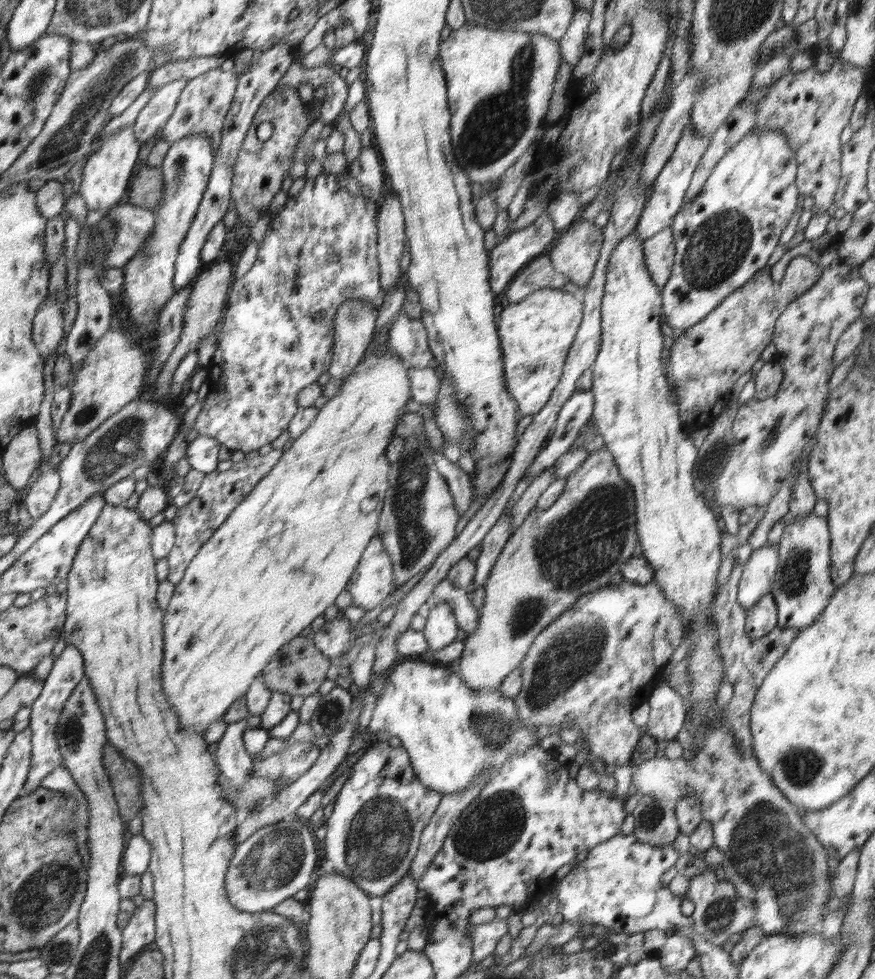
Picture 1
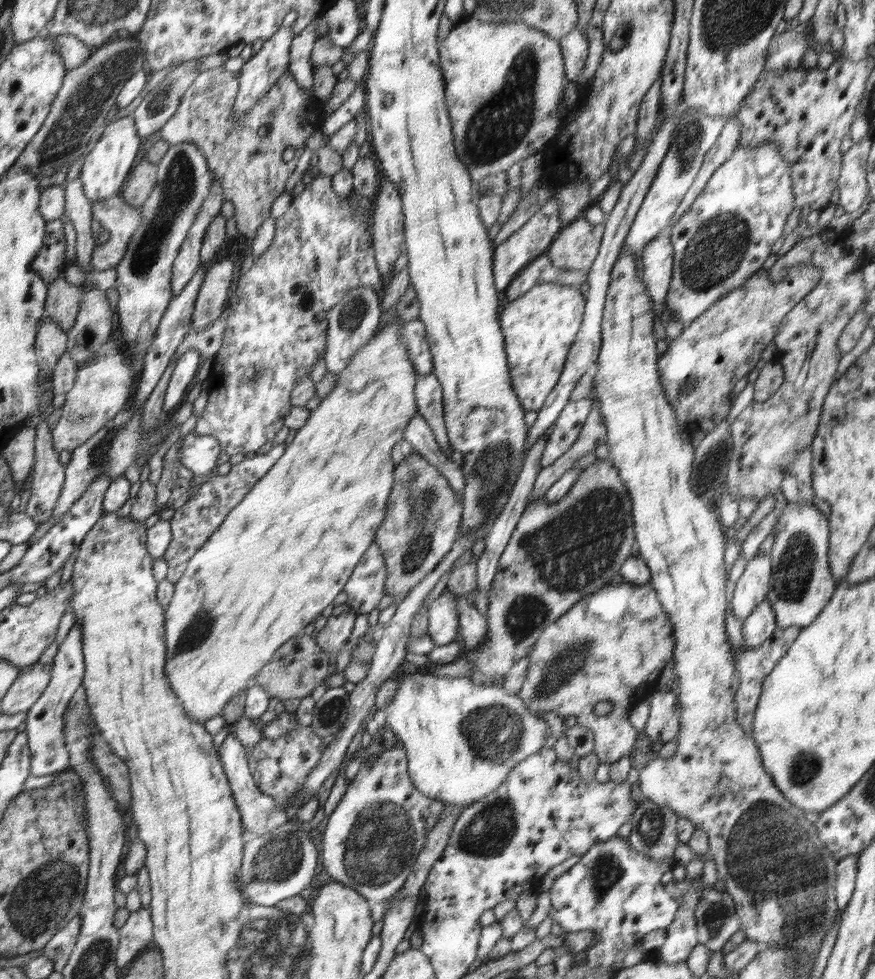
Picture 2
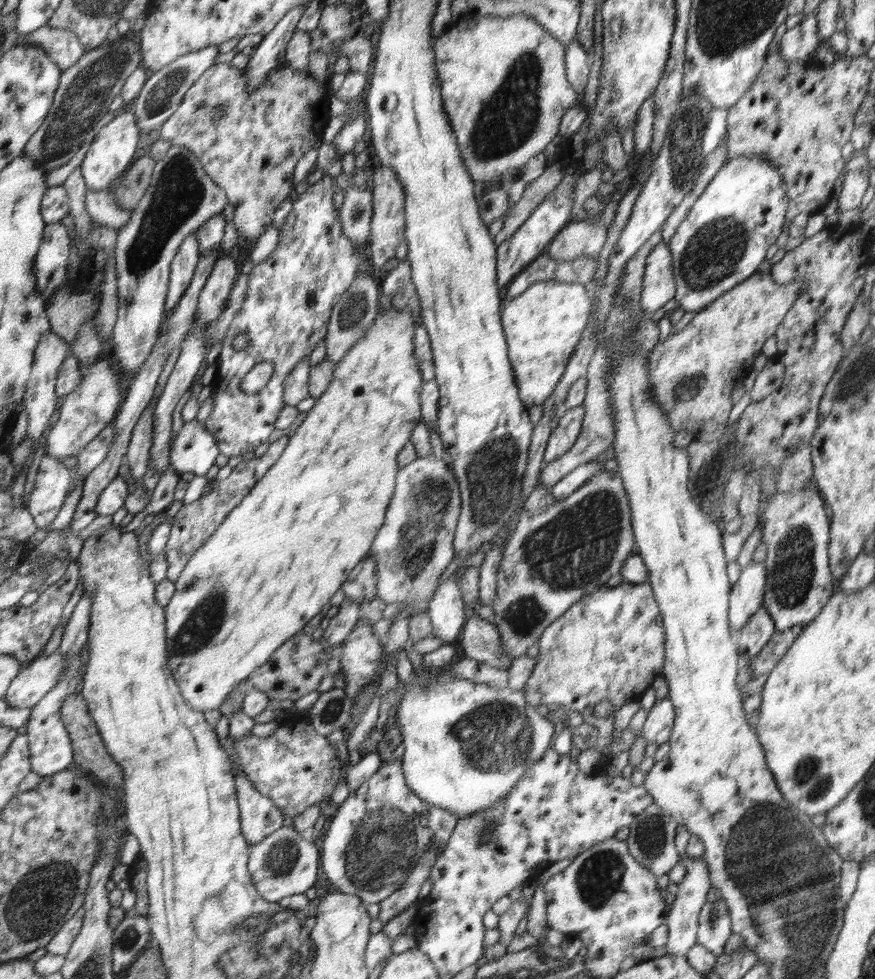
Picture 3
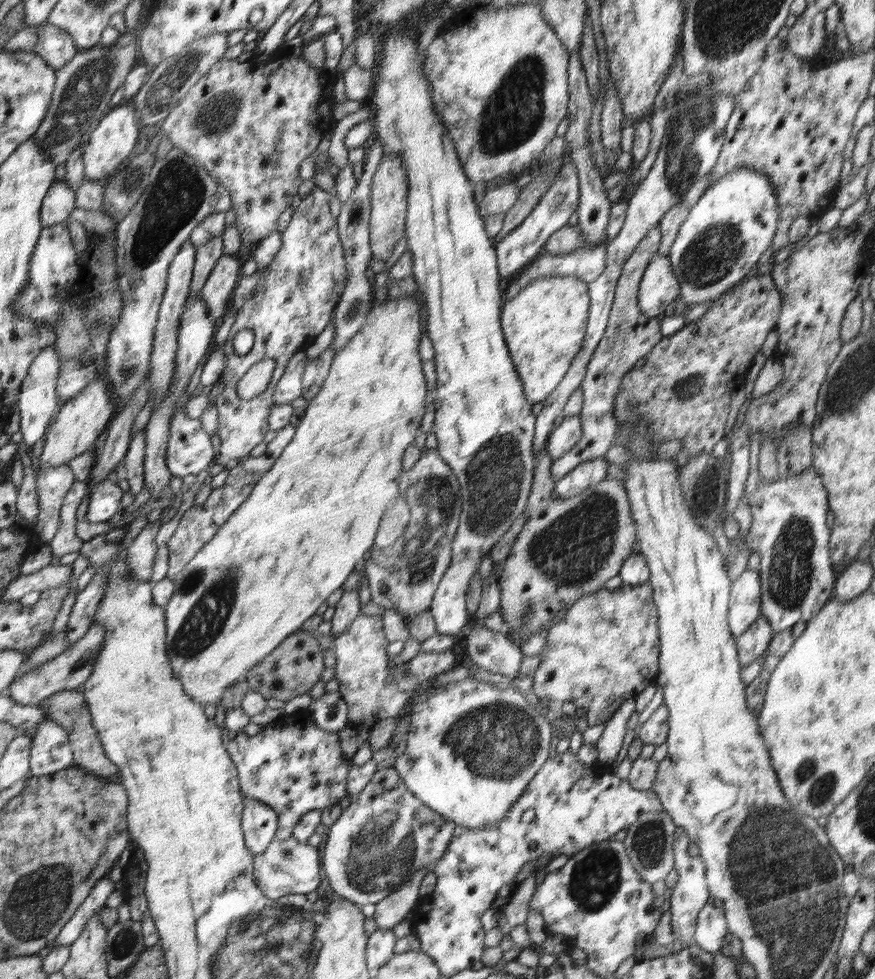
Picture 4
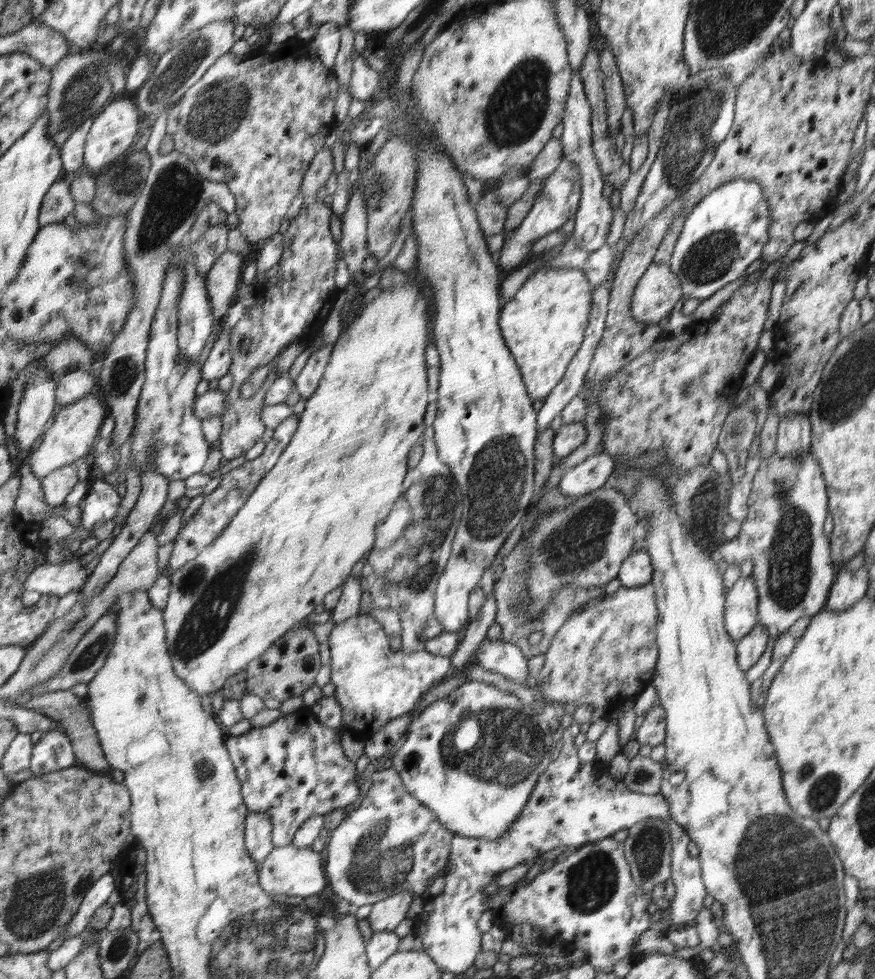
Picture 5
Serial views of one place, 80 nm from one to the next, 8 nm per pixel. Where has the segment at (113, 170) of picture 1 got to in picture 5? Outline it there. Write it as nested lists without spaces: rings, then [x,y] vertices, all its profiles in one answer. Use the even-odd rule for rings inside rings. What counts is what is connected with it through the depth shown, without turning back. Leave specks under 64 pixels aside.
[[[126,95],[112,99],[96,115],[89,128],[83,150],[84,171],[90,176],[98,174],[99,170],[107,167],[126,152],[126,148],[134,142],[136,134],[138,134],[138,114],[134,100],[128,100]]]

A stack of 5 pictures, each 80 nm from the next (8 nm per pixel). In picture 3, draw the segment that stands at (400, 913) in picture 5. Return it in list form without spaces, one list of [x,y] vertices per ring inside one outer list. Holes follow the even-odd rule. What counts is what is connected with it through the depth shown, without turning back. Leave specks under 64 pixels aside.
[[[439,842],[439,844],[434,845],[430,850],[426,850],[424,857],[420,859],[417,866],[408,875],[402,888],[379,902],[380,913],[378,919],[382,924],[390,922],[409,906],[418,903],[418,892],[420,892],[422,884],[428,880],[430,871],[434,867],[438,855],[442,852],[444,846],[443,842]]]

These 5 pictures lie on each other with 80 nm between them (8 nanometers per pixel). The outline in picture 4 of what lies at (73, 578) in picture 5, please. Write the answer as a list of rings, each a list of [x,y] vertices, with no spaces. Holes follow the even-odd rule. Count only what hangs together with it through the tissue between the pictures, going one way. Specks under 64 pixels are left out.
[[[60,562],[56,565],[50,564],[37,572],[15,578],[5,589],[1,599],[4,602],[19,601],[28,592],[34,590],[46,592],[49,588],[63,586],[72,579],[72,576],[72,565],[63,565]]]

